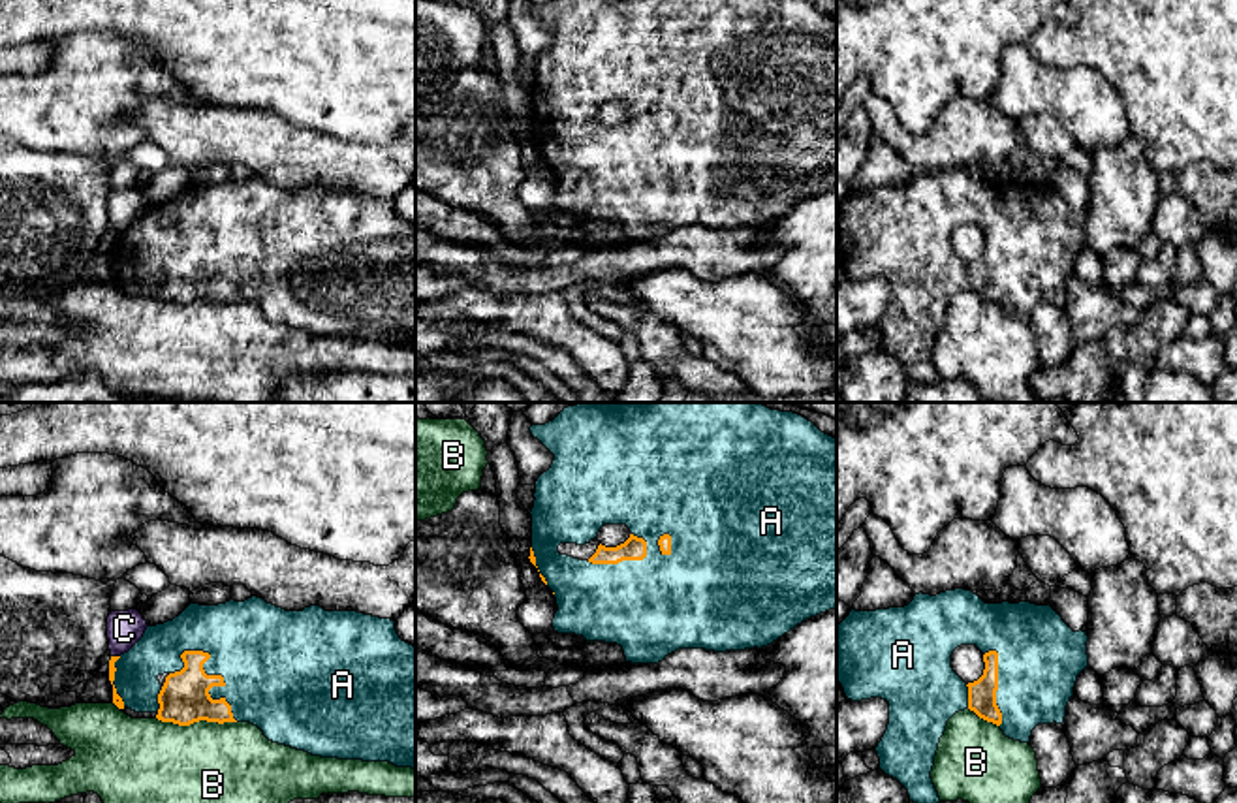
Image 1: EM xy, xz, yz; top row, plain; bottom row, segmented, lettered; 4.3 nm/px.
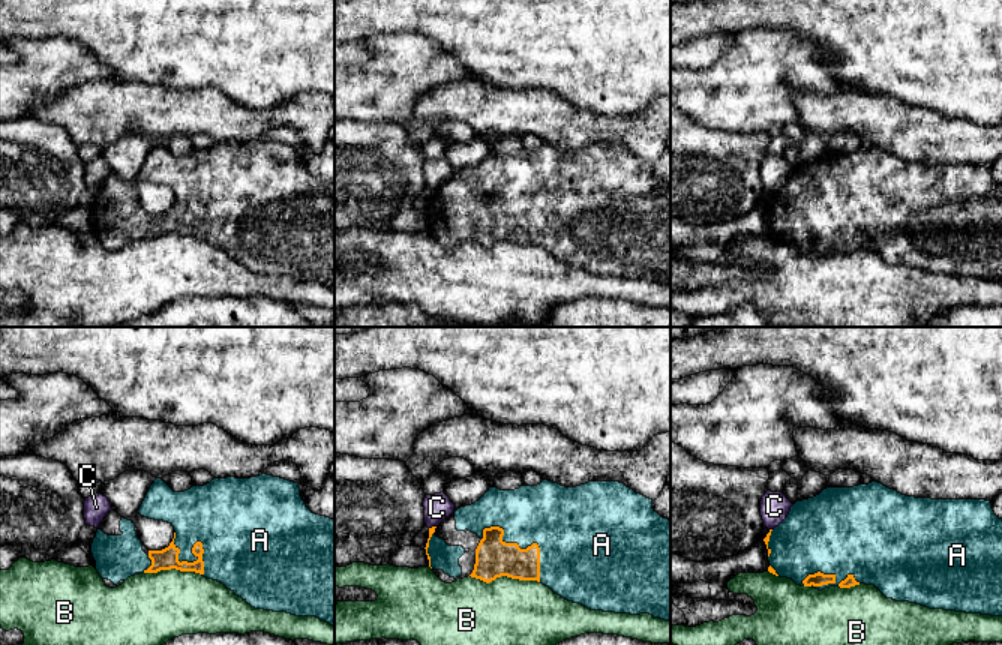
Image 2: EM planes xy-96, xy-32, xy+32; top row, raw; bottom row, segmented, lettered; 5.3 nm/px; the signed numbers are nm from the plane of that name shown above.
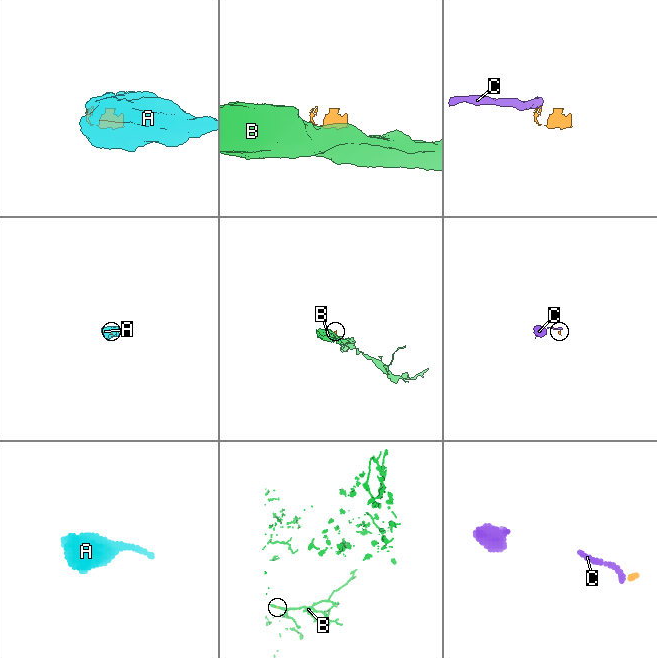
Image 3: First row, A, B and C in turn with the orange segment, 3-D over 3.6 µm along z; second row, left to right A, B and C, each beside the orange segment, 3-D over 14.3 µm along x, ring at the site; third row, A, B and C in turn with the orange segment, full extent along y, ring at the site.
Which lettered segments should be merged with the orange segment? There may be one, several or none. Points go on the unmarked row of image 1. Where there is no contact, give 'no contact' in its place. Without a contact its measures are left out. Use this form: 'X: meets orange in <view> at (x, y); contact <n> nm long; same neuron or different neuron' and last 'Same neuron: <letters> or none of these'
A: meets orange in xy at (222, 258); contact 380 nm long; same neuron
B: meets orange in xy at (196, 299); contact 340 nm long; different neuron
C: meets orange in xy at (115, 236); contact 40 nm long; different neuron
Same neuron: A

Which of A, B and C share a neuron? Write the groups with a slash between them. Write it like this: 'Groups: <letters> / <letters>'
Groups: A / B / C

